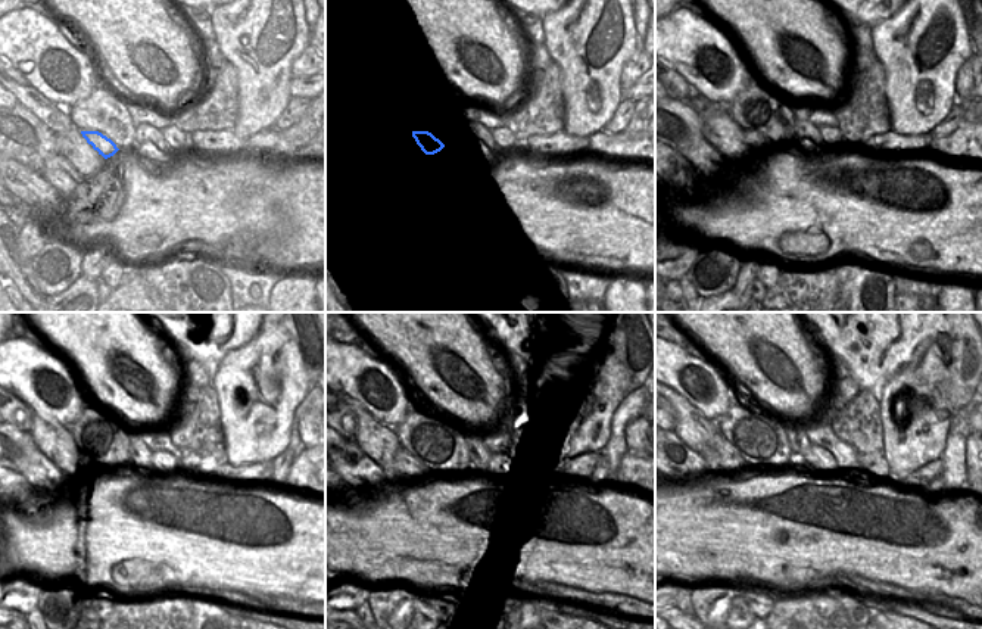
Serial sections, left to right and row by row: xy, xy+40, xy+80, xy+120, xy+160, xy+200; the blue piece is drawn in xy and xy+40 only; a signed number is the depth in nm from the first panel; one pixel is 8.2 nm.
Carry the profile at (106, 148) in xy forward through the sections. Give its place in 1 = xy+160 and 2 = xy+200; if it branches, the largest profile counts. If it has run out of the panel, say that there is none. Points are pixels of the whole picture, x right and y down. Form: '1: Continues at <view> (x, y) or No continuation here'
1: Continues at xy+160 (405, 466)
2: Continues at xy+200 (719, 455)

